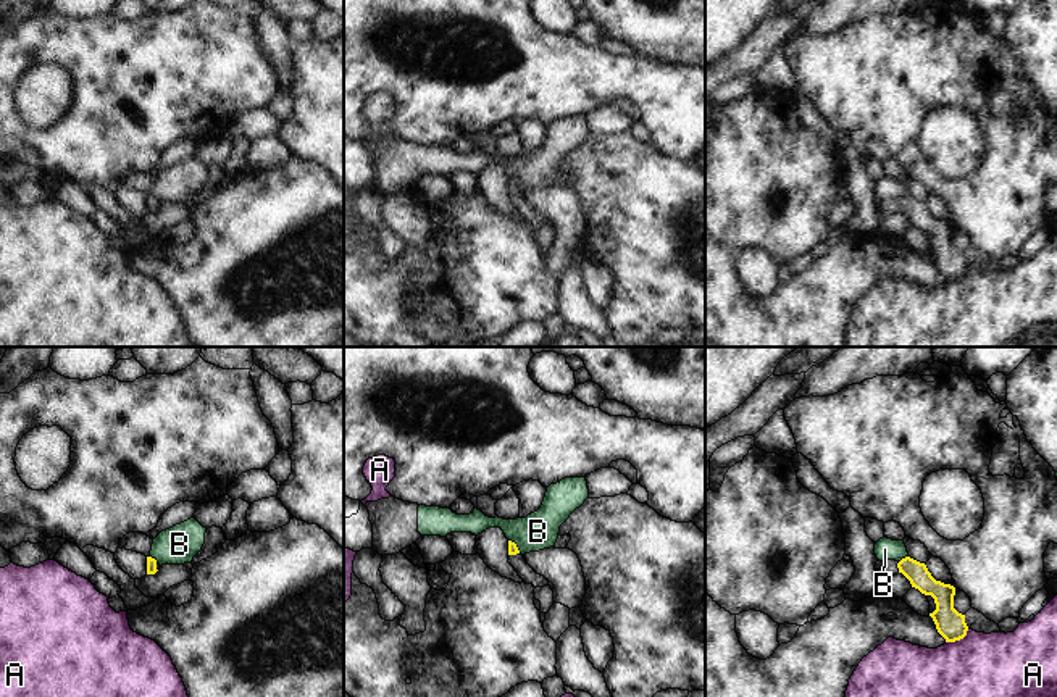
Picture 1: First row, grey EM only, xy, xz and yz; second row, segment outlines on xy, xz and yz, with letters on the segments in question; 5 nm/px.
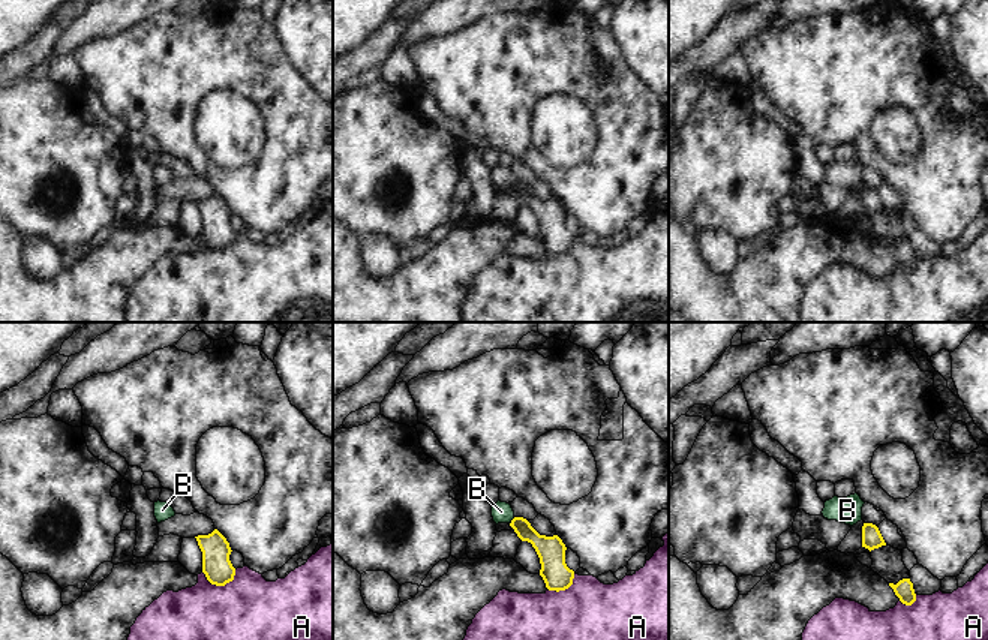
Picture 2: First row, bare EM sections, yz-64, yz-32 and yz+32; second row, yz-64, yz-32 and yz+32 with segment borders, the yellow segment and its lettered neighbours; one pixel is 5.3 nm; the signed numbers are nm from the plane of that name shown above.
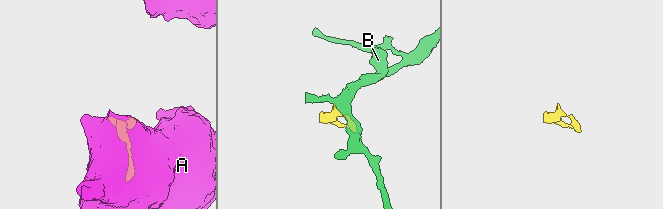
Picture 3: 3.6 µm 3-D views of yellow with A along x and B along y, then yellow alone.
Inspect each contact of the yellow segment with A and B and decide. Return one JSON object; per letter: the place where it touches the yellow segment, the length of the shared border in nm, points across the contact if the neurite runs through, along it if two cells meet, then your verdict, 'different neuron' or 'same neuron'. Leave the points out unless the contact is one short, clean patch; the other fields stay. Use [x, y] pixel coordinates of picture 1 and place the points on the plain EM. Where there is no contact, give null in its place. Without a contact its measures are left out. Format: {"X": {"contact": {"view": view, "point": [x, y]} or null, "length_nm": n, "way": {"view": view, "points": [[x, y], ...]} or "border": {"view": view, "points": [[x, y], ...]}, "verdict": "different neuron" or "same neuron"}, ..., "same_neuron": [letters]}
{"A": {"contact": {"view": "yz", "point": [957, 278]}, "length_nm": 140, "verdict": "different neuron"}, "B": {"contact": {"view": "yz", "point": [902, 197]}, "length_nm": 60, "border": {"view": "yz", "points": [[907, 194], [899, 200]]}, "verdict": "different neuron"}, "same_neuron": []}

